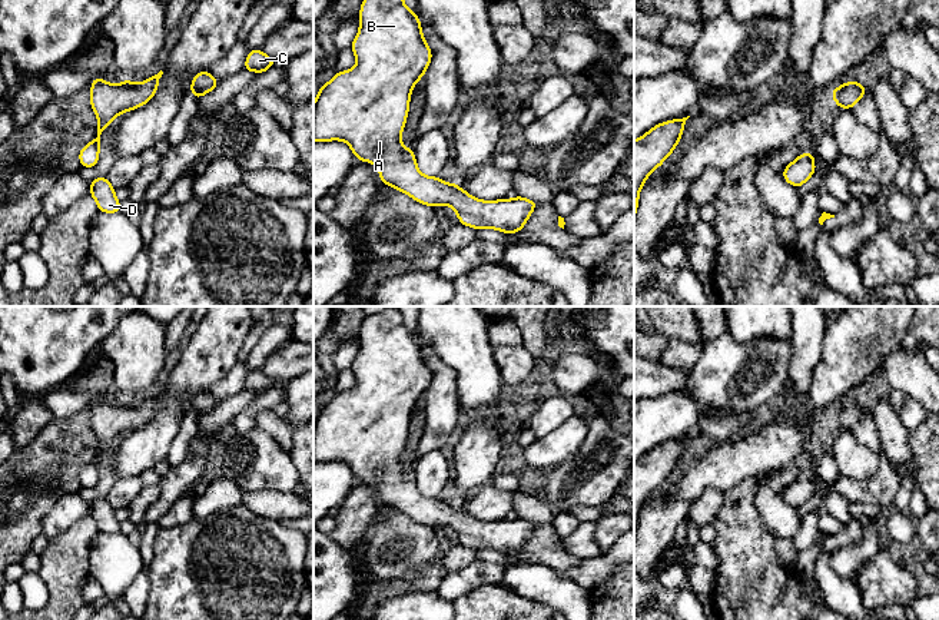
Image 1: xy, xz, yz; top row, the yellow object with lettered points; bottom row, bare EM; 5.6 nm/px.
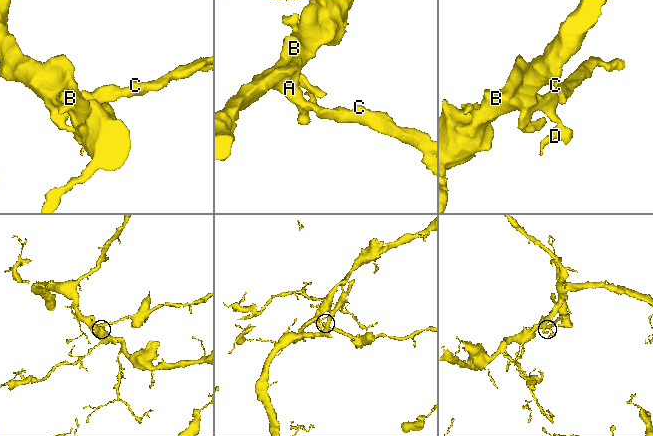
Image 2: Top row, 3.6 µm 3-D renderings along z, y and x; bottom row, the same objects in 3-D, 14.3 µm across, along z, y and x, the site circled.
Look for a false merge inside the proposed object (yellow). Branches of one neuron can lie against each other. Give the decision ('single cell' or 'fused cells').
single cell

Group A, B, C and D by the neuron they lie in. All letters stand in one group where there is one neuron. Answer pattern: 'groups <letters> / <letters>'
groups A B C D

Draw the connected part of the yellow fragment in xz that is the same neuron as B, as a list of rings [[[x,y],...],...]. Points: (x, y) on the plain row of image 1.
[[[398,308],[365,316],[359,332],[359,352],[351,369],[356,377],[356,387],[336,394],[316,415],[313,461],[346,462],[356,480],[378,488],[382,504],[427,527],[449,525],[458,536],[459,544],[465,547],[498,550],[504,554],[522,551],[537,523],[521,517],[501,521],[475,520],[455,504],[422,495],[412,470],[401,464],[411,412],[424,398],[432,374],[422,357],[418,336],[405,326]]]

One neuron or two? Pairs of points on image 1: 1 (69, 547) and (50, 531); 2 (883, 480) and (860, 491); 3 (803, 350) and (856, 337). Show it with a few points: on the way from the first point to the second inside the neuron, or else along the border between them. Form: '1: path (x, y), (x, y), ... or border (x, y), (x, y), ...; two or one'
1: border (85, 517), (80, 517), (49, 540); two
2: path (878, 486), (872, 491), (866, 491); one
3: border (828, 321), (822, 354), (810, 377); two

